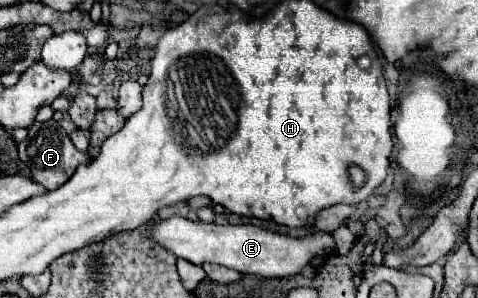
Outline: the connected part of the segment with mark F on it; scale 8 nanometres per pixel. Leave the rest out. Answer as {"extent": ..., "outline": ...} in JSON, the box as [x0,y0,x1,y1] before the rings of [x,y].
{"extent":[17,120,91,190],"outline":[[[55,120],[33,122],[29,126],[27,138],[17,148],[19,148],[19,158],[25,162],[25,166],[29,166],[29,170],[33,174],[33,180],[39,182],[41,186],[45,186],[47,190],[57,190],[59,186],[63,186],[73,176],[73,172],[75,172],[77,166],[91,162],[89,154],[79,152],[71,144],[71,140],[65,134],[65,130],[61,128],[61,124],[55,122]]]}

